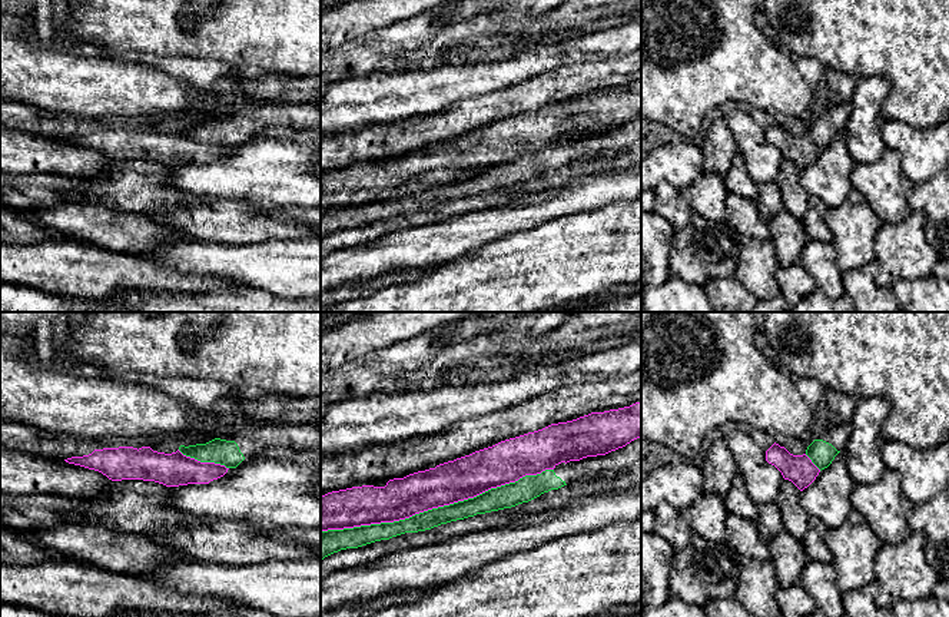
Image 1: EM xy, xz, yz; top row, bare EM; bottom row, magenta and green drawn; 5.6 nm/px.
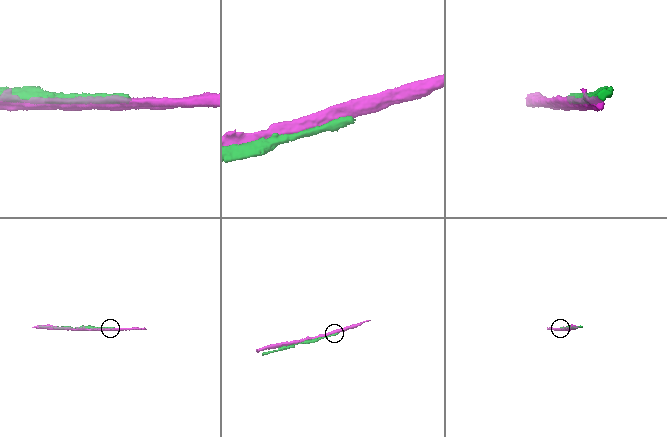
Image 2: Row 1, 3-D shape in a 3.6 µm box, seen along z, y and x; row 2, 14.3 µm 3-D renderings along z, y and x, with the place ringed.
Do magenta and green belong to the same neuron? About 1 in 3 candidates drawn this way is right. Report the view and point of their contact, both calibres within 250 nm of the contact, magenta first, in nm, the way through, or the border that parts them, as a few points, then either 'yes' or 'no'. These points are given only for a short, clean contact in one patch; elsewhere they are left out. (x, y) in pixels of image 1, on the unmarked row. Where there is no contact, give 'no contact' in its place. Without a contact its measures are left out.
xz (437, 186) | 240/110 nm | no

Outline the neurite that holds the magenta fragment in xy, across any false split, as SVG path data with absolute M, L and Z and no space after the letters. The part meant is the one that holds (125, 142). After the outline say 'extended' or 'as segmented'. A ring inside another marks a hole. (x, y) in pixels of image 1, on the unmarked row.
M150 126L103 127L89 135L64 139L69 143L94 149L112 160L143 159L166 166L209 163L223 156L229 147L215 142L200 142L183 135L153 130Z; as segmented

